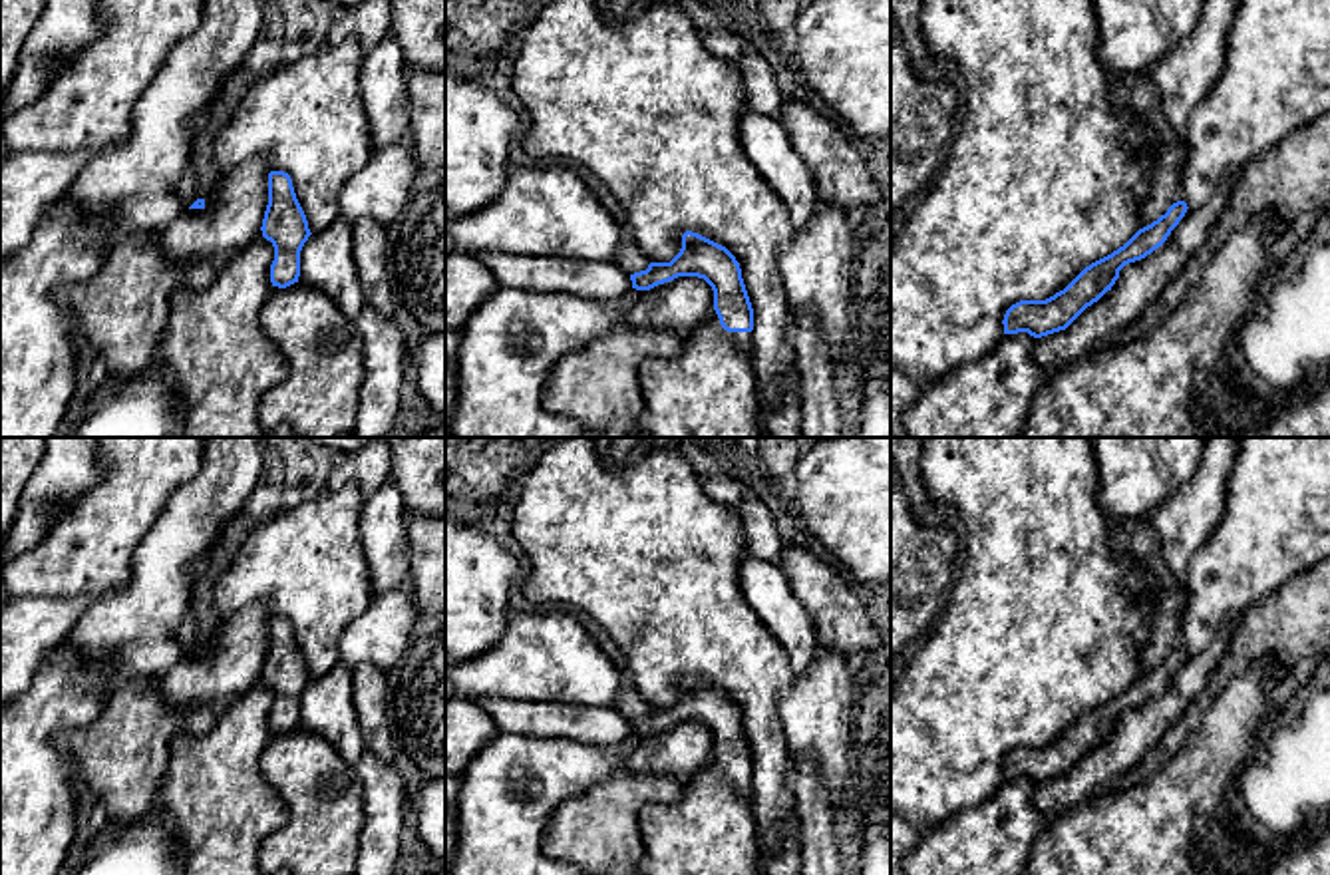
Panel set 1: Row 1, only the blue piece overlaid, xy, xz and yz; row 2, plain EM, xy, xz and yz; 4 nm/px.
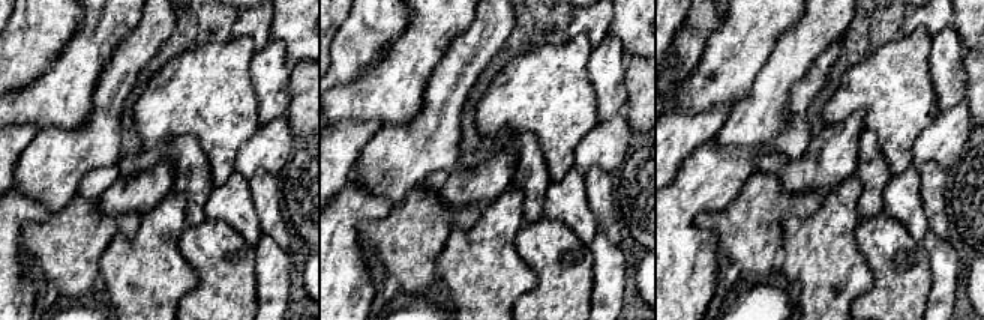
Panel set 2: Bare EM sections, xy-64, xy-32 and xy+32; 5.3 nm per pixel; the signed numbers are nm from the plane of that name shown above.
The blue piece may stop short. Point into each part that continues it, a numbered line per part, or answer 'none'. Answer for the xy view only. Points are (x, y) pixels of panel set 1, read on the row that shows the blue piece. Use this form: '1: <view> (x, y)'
1: xy (221, 358)

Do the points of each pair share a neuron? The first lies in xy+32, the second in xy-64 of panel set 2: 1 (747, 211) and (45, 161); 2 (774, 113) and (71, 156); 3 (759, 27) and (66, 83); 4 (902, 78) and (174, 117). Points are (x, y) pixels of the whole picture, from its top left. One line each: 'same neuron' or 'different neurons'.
1: different neurons
2: same neuron
3: same neuron
4: same neuron

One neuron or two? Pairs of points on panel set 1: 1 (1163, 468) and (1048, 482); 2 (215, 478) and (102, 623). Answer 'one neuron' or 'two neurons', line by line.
1: two neurons
2: one neuron

